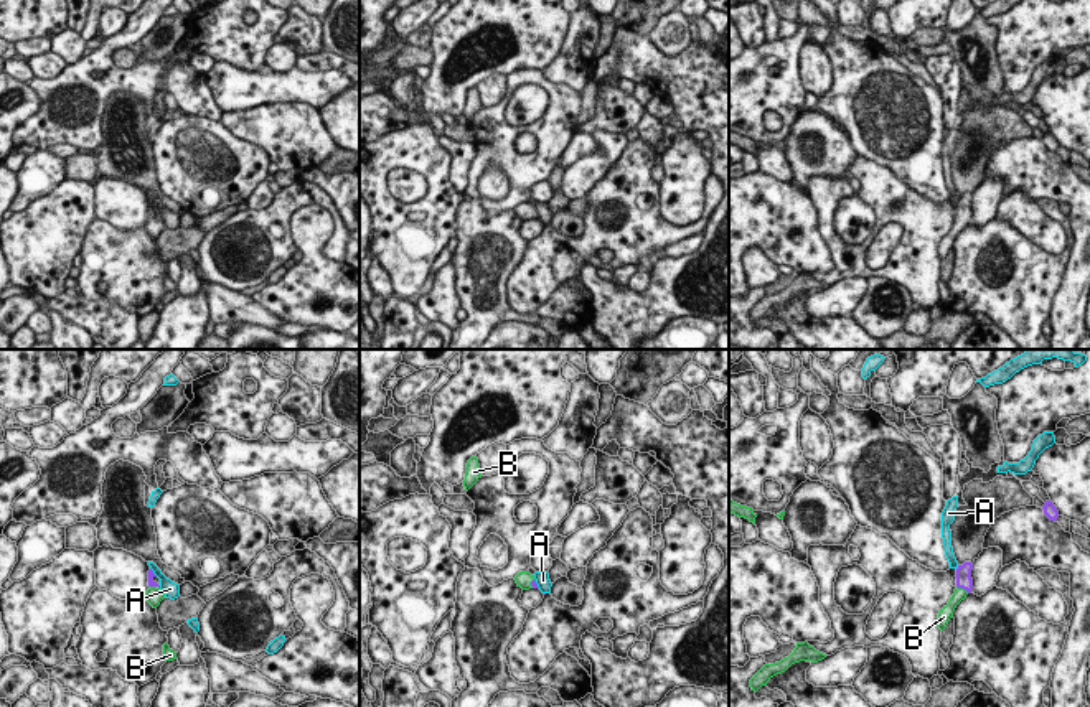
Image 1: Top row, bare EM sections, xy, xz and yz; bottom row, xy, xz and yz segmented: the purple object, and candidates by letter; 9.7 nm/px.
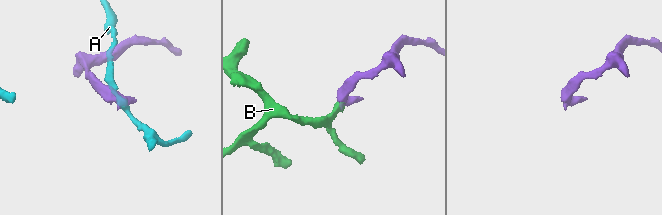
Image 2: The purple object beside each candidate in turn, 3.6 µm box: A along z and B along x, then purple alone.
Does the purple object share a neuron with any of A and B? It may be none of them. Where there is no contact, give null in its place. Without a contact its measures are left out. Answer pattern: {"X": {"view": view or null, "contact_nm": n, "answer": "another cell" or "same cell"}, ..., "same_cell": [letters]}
{"A": {"view": "yz", "contact_nm": 50, "answer": "another cell"}, "B": {"view": "yz", "contact_nm": 140, "answer": "same cell"}, "same_cell": ["B"]}

